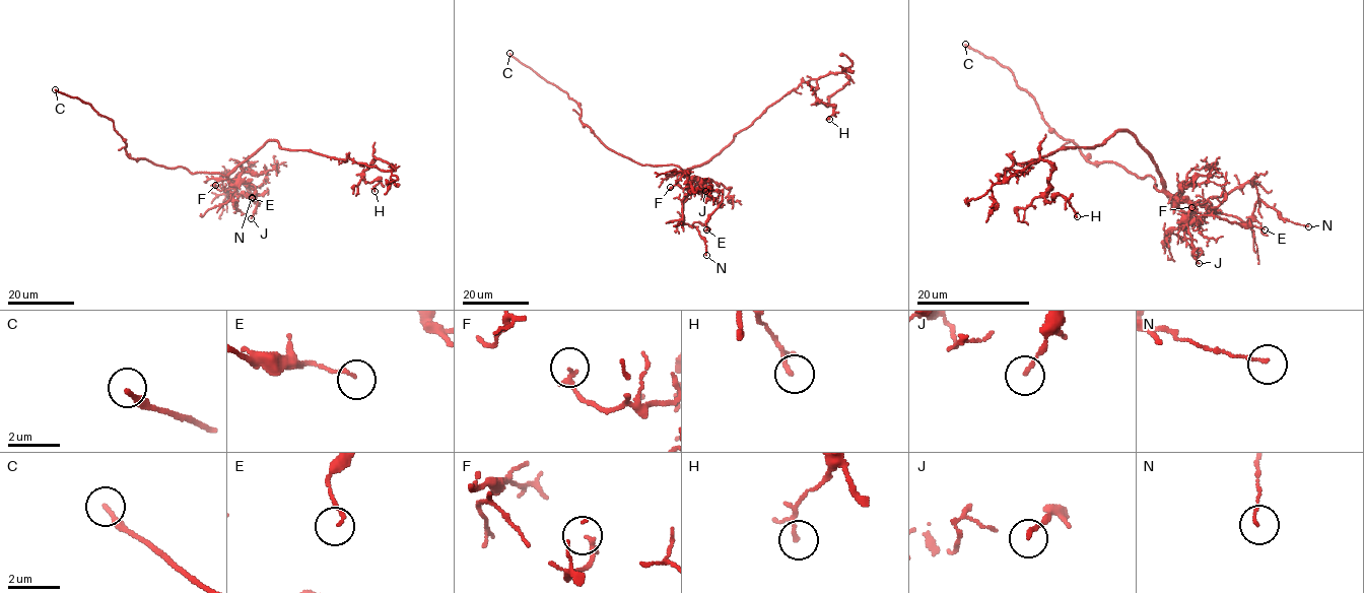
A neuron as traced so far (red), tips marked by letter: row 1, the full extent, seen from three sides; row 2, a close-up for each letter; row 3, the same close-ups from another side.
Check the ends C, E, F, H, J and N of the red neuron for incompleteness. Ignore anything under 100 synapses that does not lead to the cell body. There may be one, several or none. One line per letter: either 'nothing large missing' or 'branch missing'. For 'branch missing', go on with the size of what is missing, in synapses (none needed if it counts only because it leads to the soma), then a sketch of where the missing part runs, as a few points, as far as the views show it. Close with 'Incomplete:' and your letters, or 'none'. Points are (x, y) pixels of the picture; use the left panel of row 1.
C: branch missing; course (55, 89), (51, 85), (50, 71), (67, 45)
E: nothing large missing
F: nothing large missing
H: nothing large missing
J: nothing large missing
N: nothing large missing
Incomplete: C

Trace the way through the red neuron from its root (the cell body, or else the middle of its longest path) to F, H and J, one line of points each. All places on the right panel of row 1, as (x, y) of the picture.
F: (1151, 155), (1161, 184), (1172, 197), (1173, 204), (1182, 211), (1195, 212), (1189, 215), (1194, 212), (1191, 207)
H: (1151, 155), (1115, 132), (1094, 147), (1015, 161), (999, 177), (1045, 159), (1044, 198), (1060, 195), (1077, 216)
J: (1151, 155), (1173, 204), (1184, 201), (1190, 207), (1187, 233), (1199, 263)

